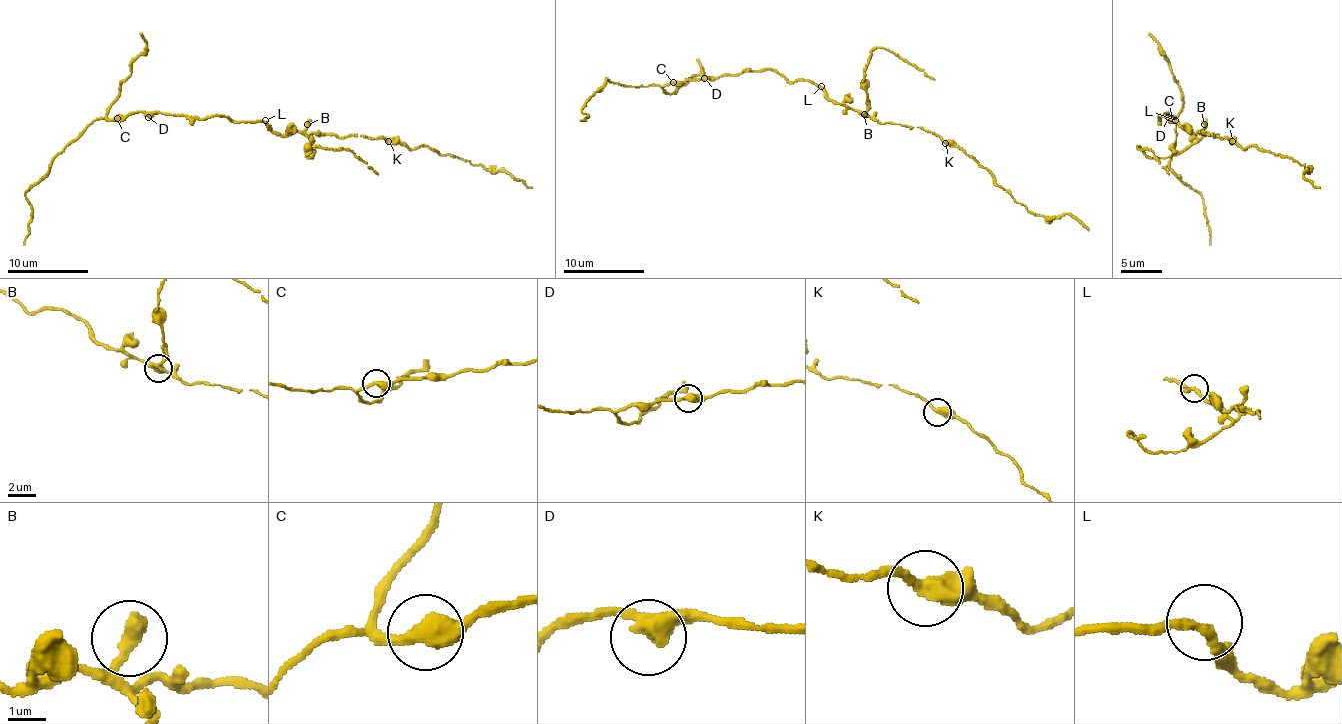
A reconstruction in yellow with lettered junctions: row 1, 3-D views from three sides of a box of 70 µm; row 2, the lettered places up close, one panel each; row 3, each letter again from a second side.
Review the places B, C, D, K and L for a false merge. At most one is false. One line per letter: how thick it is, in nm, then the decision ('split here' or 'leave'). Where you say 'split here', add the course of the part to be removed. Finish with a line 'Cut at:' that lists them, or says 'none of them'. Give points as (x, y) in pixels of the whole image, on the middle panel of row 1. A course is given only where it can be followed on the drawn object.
B: 480 nm thick; leave
C: 440 nm thick; leave
D: 400 nm thick; leave
K: 400 nm thick; leave
L: 220 nm thick; leave
Cut at: none of them

